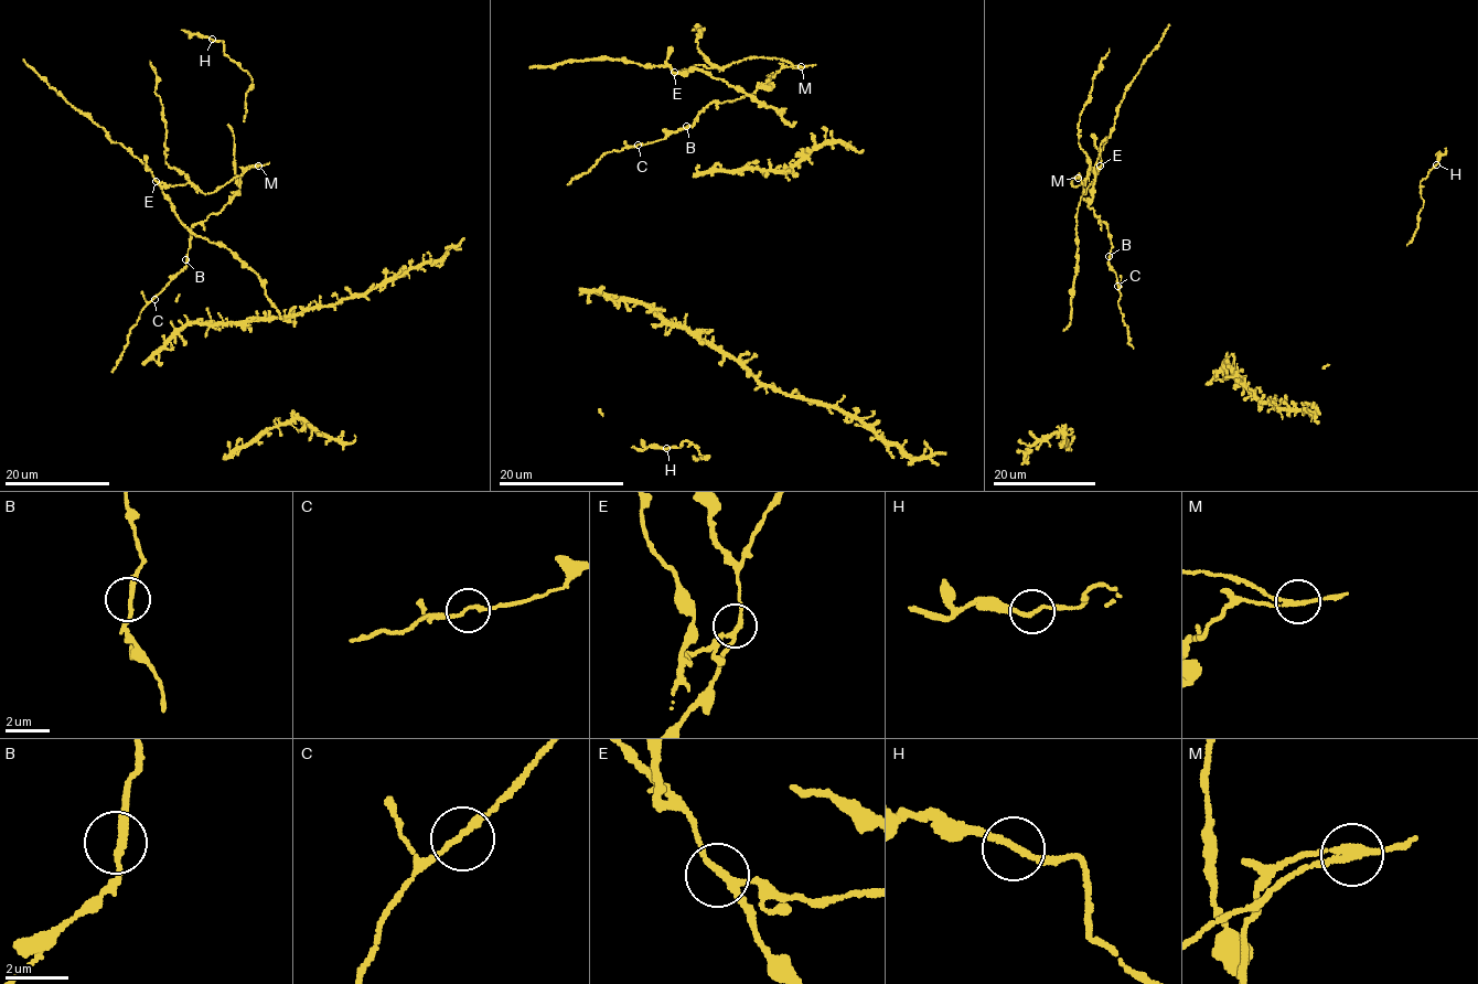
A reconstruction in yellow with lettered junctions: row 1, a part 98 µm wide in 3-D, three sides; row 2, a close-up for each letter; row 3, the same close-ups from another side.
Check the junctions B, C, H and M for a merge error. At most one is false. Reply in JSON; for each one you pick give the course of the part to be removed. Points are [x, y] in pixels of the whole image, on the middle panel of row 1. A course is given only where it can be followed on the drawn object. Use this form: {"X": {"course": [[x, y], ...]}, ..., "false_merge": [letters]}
{"M": {"course": [[801, 67], [772, 57], [746, 57], [716, 67], [695, 65], [675, 72], [668, 66], [608, 57], [529, 67]]}, "false_merge": ["M"]}

